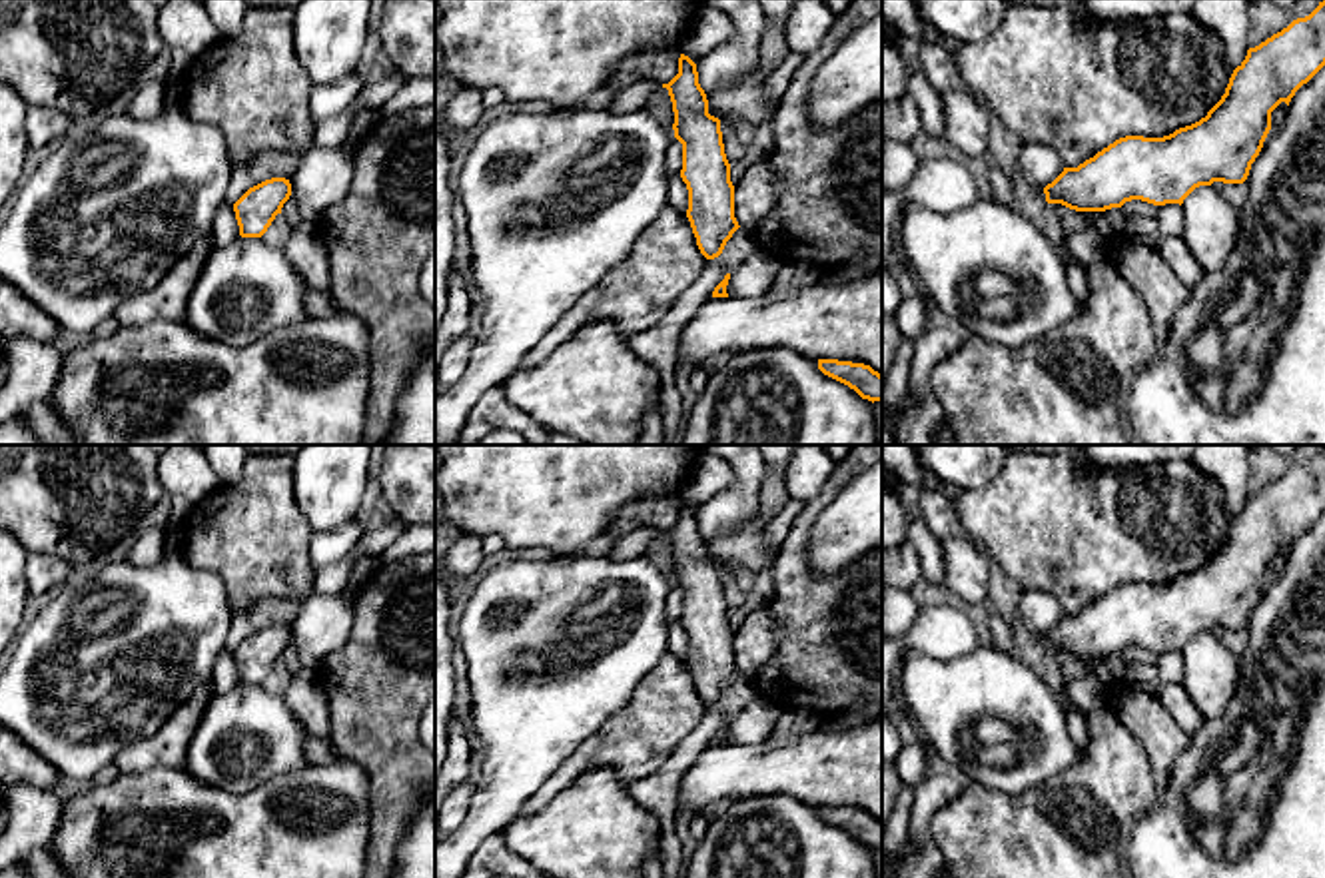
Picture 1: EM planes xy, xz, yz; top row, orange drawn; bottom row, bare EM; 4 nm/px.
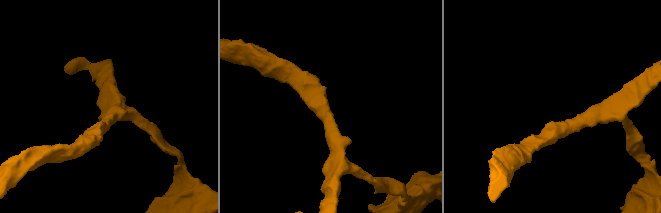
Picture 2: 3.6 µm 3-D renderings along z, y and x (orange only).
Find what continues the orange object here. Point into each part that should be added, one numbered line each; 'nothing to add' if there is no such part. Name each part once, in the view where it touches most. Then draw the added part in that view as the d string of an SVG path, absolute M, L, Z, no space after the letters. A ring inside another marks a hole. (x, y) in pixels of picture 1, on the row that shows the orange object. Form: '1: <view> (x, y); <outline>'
nothing to add

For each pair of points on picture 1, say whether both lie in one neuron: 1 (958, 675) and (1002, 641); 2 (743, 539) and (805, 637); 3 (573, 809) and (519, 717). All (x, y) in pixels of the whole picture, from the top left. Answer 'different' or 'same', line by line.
1: different
2: different
3: different

